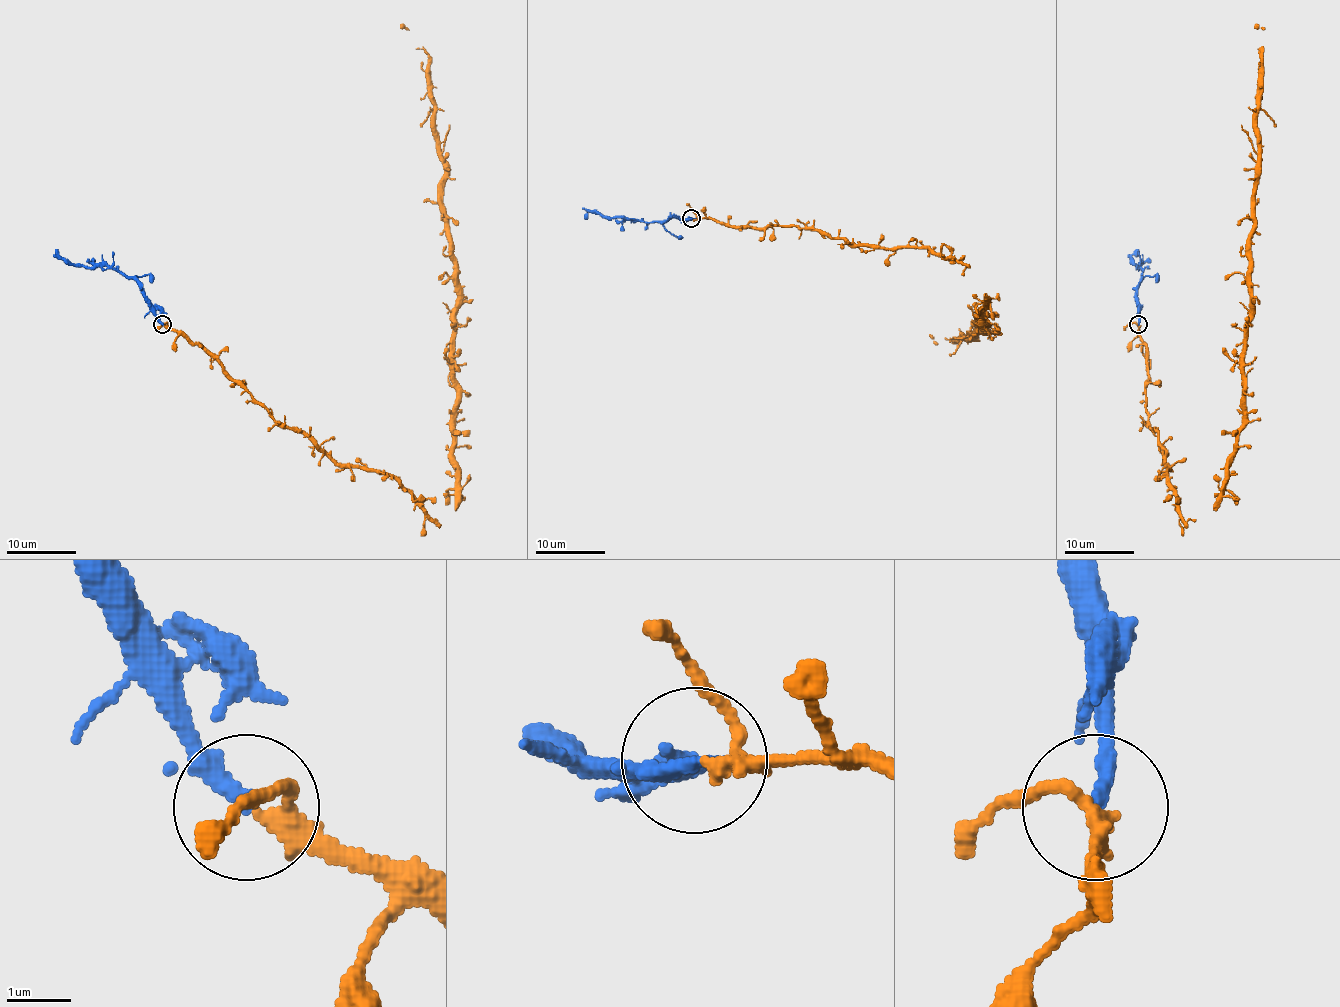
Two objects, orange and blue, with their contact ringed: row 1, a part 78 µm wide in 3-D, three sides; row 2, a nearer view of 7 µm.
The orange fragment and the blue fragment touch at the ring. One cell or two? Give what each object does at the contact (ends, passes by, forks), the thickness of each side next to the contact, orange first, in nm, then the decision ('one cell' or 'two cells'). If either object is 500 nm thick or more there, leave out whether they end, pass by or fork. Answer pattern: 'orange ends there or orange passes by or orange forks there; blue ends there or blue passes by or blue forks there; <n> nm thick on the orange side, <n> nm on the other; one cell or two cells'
orange passes by; blue passes by; 240 nm thick on the orange side, 180 nm on the other; one cell

